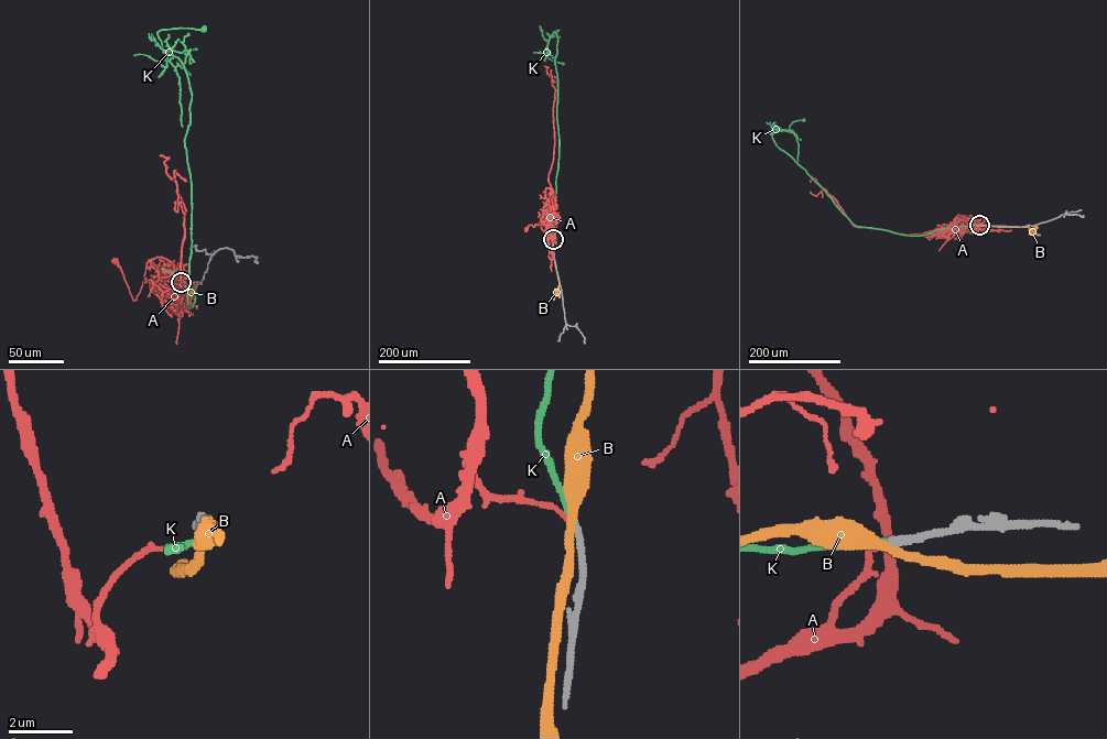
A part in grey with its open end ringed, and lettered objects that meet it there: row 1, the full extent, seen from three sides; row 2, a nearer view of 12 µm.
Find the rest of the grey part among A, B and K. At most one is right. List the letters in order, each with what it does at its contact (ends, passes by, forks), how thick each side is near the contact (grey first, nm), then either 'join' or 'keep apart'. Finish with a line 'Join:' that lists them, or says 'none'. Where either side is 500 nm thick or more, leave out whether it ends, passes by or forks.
A: it ends there; 240 nm thick on the grey side, 130 nm on the other; keep apart
B: it passes by; 240 nm thick on the grey side, 280 nm on the other; keep apart
K: it ends there; 240 nm thick on the grey side, 160 nm on the other; join
Join: K

